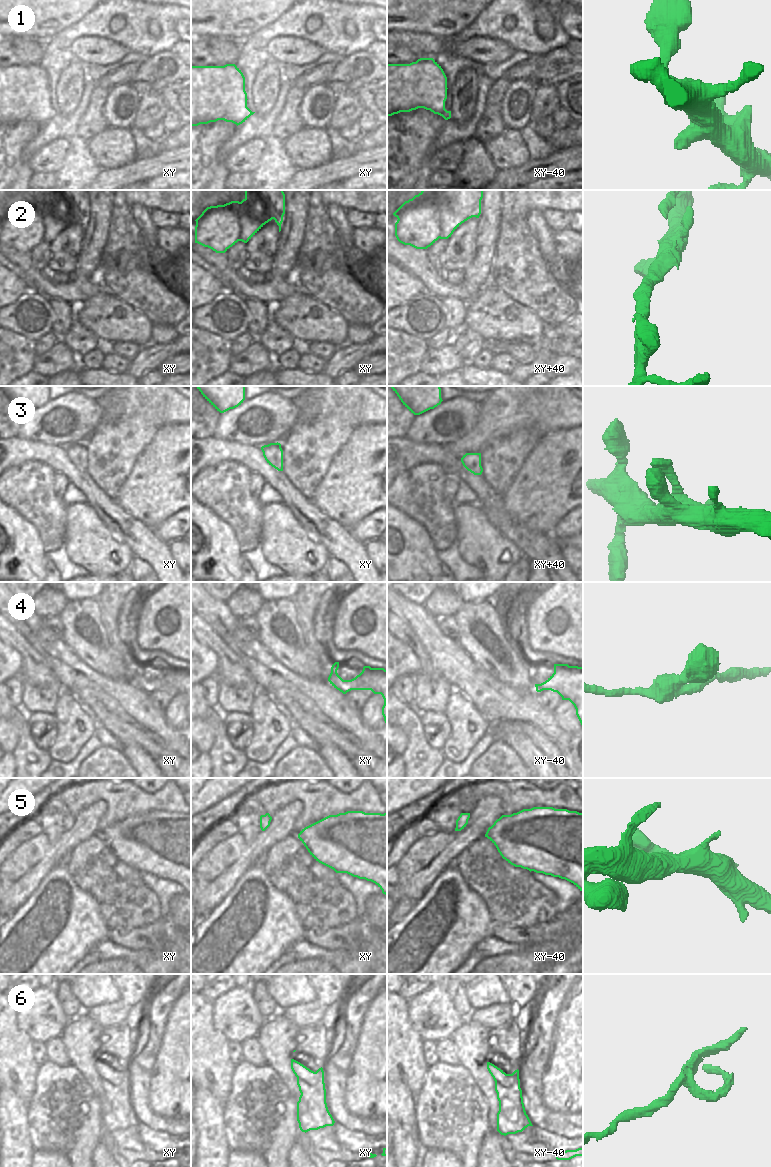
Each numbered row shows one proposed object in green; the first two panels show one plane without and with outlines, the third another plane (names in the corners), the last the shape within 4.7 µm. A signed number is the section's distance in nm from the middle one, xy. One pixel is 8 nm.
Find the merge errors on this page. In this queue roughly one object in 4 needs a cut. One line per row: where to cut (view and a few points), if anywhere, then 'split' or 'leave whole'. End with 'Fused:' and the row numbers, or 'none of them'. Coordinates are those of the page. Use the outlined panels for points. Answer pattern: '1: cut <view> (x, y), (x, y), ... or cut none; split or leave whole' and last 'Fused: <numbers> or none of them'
1: cut none; leave whole
2: cut none; leave whole
3: cut none; leave whole
4: cut none; leave whole
5: cut none; leave whole
6: cut xy (297, 1079), (303, 1079), (312, 1085), (323, 1080); split
Fused: 6

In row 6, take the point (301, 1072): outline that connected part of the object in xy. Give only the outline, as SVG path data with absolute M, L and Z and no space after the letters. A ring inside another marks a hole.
M291 1059L291 1069L297 1077L297 1080L304 1080L312 1086L318 1084L321 1080L324 1080L324 1076L320 1075L320 1071L323 1069L322 1067L314 1072L300 1062Z

